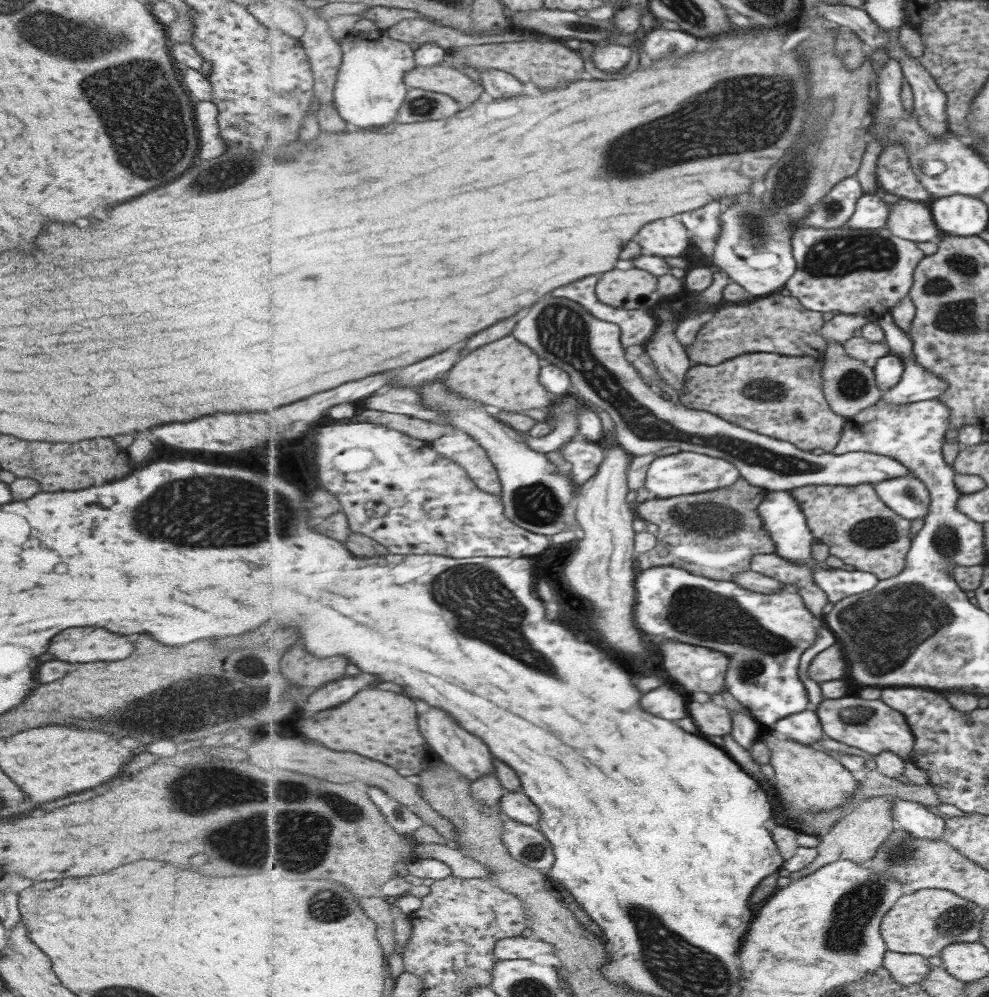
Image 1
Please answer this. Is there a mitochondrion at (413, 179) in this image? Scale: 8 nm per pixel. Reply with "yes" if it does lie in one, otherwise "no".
no

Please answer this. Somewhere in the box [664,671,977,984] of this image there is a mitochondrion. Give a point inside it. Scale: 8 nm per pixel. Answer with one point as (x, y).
(854, 909)

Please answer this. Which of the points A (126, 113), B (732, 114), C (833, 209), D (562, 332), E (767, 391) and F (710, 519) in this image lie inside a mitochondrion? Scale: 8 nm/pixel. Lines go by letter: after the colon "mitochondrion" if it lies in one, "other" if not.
A: mitochondrion
B: mitochondrion
C: mitochondrion
D: mitochondrion
E: mitochondrion
F: mitochondrion

